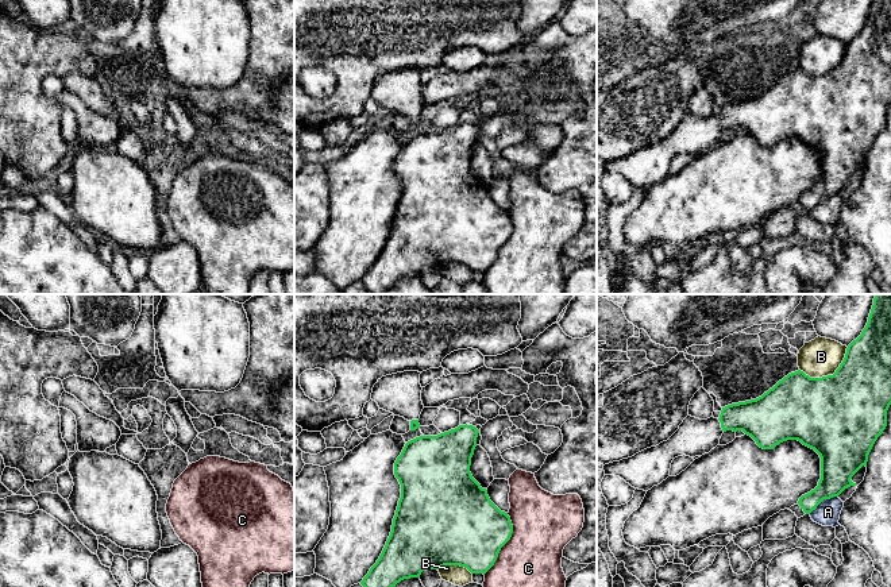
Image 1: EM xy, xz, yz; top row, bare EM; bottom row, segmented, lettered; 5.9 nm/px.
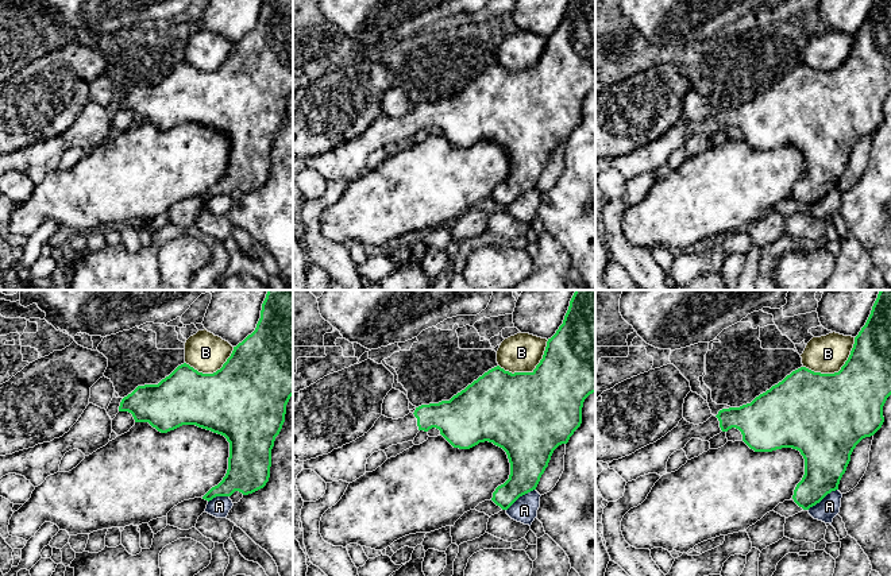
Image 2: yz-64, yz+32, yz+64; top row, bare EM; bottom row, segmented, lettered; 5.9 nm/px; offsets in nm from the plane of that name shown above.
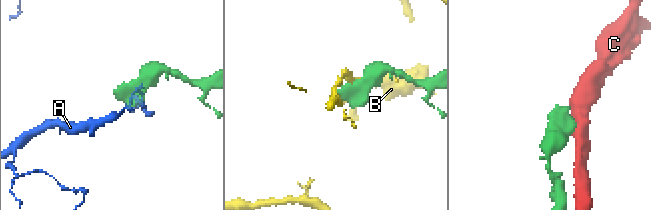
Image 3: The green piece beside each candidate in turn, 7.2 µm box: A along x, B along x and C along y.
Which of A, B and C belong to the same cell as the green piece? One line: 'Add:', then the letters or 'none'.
Add: none

